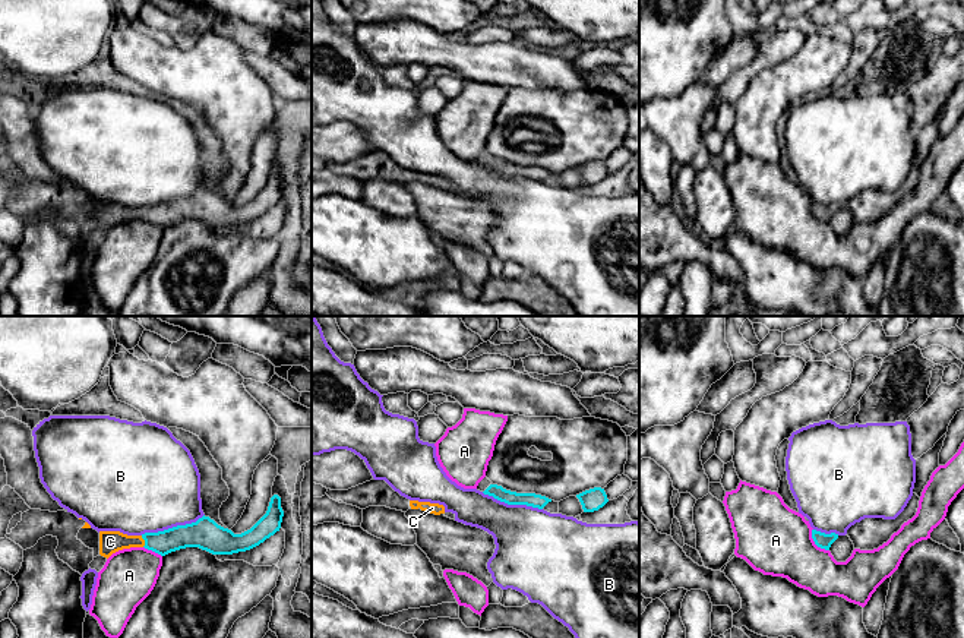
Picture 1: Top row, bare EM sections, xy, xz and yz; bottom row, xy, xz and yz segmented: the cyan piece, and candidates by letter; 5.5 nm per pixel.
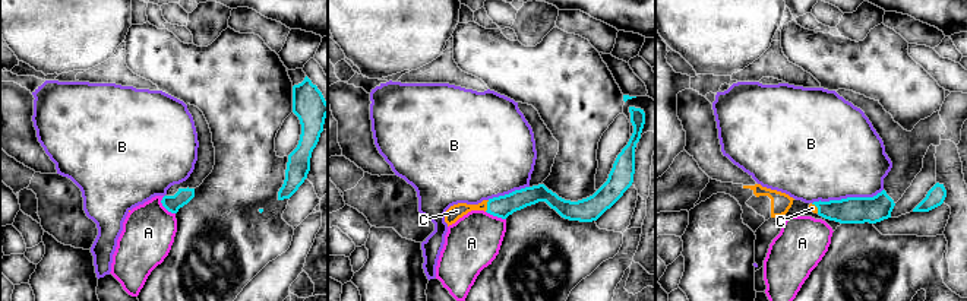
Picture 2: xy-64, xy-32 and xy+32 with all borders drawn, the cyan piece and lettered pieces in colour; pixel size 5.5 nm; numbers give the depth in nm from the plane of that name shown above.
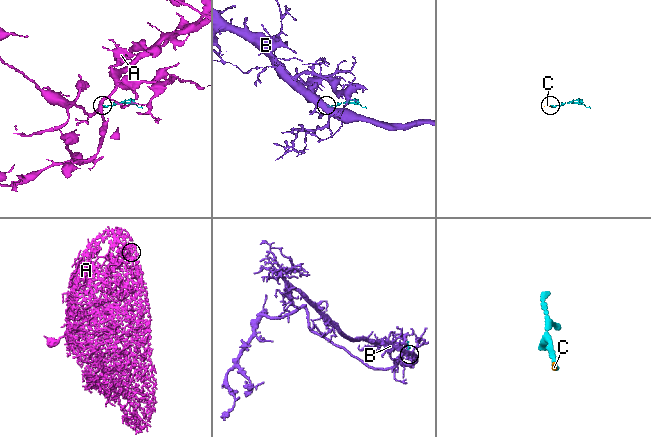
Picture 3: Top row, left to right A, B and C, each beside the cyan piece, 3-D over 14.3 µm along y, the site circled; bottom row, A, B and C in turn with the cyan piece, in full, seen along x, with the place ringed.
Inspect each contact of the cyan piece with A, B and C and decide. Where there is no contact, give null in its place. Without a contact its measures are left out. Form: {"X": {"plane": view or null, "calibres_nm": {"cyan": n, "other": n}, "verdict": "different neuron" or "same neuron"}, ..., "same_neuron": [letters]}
{"A": {"plane": "yz", "calibres_nm": {"cyan": 90, "other": 380}, "verdict": "different neuron"}, "B": {"plane": "xy", "calibres_nm": {"cyan": 170, "other": 500}, "verdict": "different neuron"}, "C": {"plane": "xy", "calibres_nm": {"cyan": 130, "other": 130}, "verdict": "same neuron"}, "same_neuron": ["C"]}

